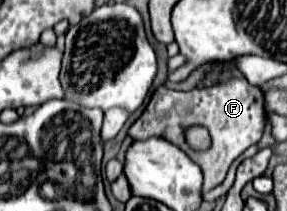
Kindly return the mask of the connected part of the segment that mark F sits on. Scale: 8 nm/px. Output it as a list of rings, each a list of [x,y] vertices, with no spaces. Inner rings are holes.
[[[244,77],[228,79],[224,83],[204,87],[204,89],[192,89],[192,91],[186,91],[186,93],[170,89],[172,107],[170,107],[170,111],[160,113],[156,109],[156,103],[166,91],[168,91],[166,87],[156,89],[156,93],[152,95],[146,111],[130,127],[128,135],[134,141],[144,141],[144,139],[150,139],[150,137],[162,137],[162,139],[178,145],[182,151],[186,151],[186,155],[194,163],[198,163],[202,167],[204,191],[210,191],[210,189],[214,189],[216,185],[220,185],[224,181],[232,161],[240,153],[244,153],[250,145],[256,145],[262,139],[264,127],[268,123],[266,109],[264,109],[264,93],[260,91],[260,87],[252,87]],[[196,119],[206,119],[206,129],[208,129],[210,139],[212,139],[212,143],[206,151],[196,151],[186,141],[186,129],[190,125],[196,125]]]

